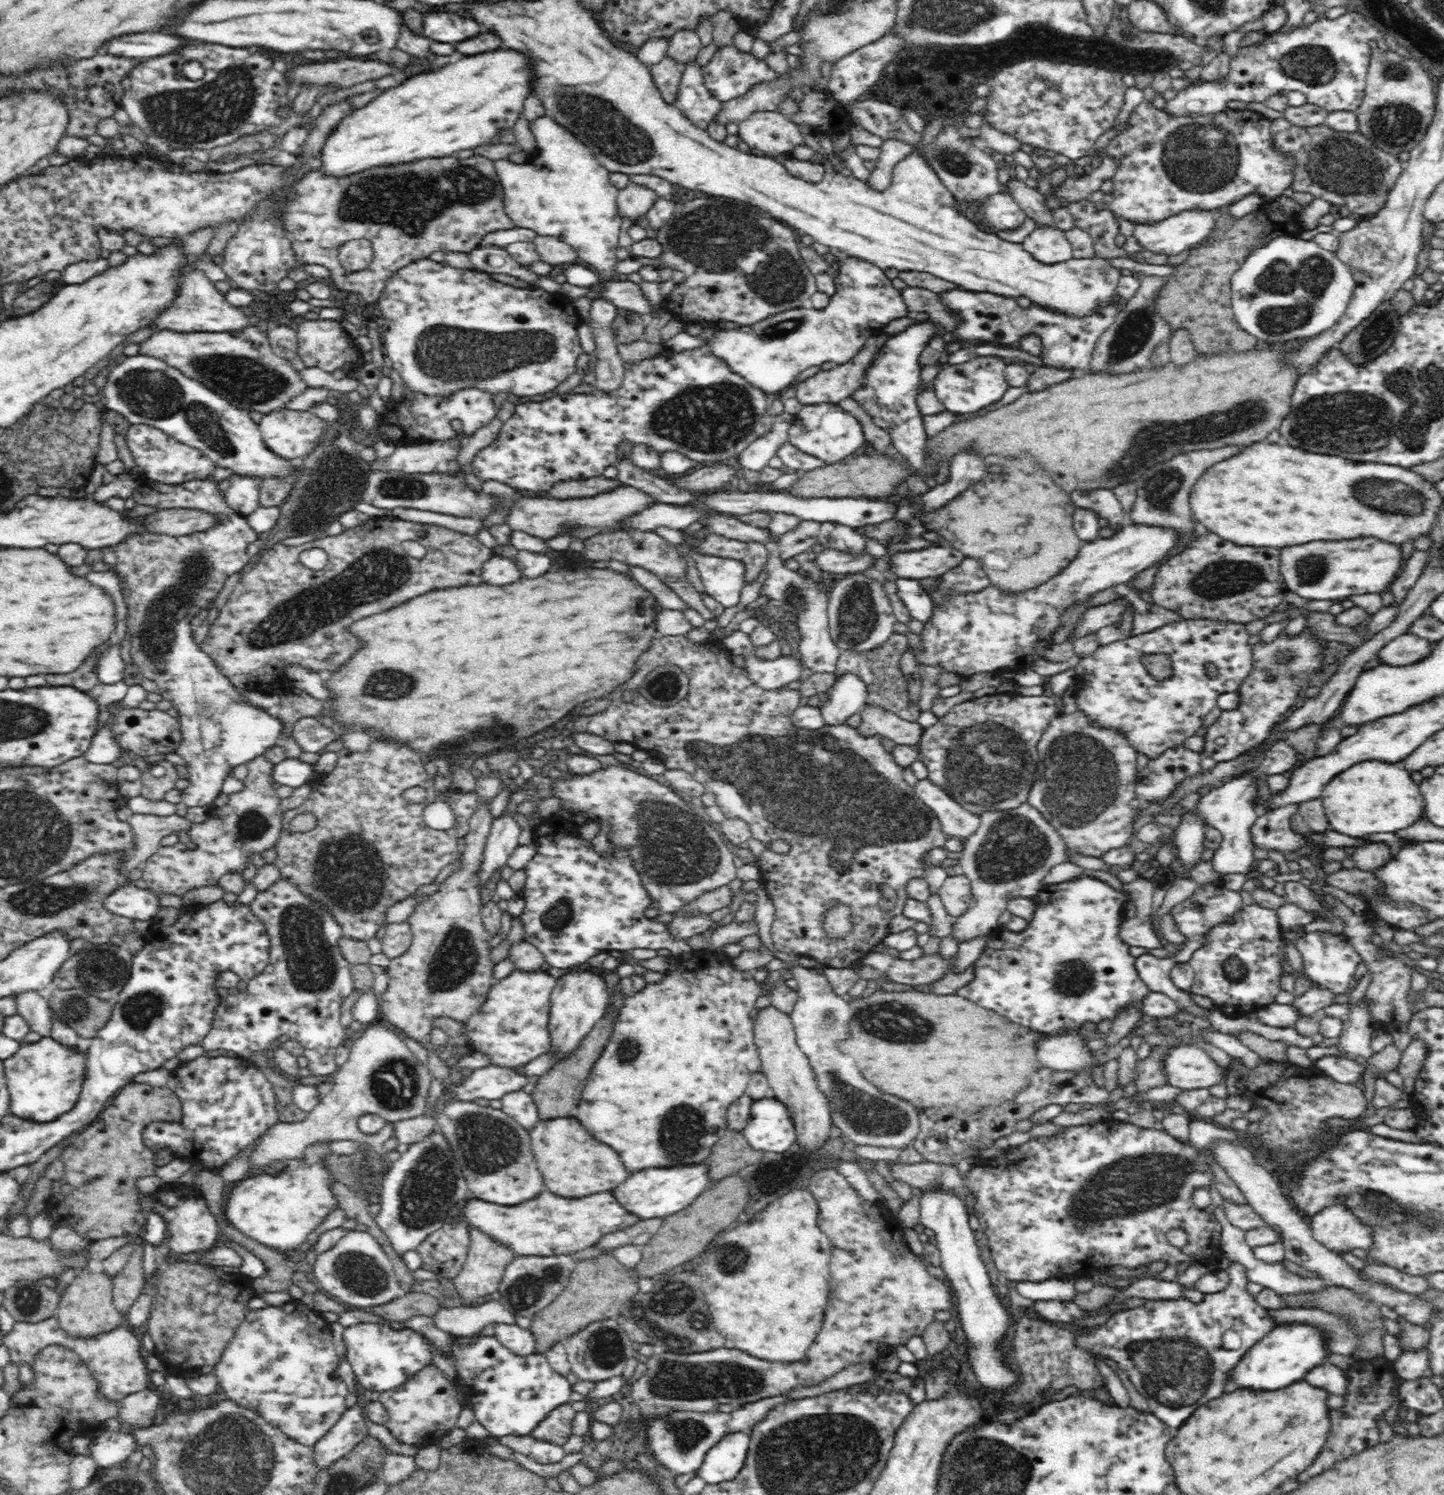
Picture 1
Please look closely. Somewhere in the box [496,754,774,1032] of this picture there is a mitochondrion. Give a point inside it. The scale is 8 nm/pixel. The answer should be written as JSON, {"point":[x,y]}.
{"point":[675,847]}

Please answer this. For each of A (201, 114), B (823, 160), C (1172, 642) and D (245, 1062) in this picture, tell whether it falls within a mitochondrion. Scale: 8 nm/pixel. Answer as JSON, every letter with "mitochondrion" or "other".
{"A":"mitochondrion","B":"other","C":"other","D":"other"}

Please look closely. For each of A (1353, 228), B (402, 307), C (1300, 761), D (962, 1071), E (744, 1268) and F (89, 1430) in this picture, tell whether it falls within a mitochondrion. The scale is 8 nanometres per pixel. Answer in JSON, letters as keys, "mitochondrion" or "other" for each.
{"A":"other","B":"other","C":"other","D":"other","E":"mitochondrion","F":"other"}

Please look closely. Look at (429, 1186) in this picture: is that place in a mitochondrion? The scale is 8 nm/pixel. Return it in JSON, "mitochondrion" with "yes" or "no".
{"mitochondrion":"yes"}

